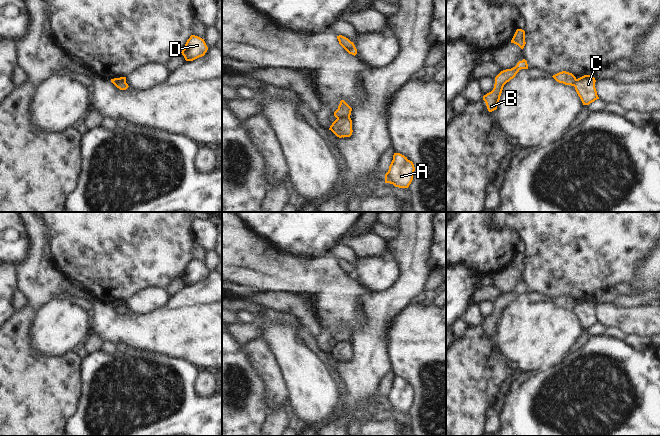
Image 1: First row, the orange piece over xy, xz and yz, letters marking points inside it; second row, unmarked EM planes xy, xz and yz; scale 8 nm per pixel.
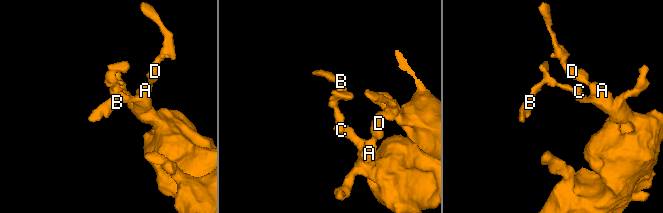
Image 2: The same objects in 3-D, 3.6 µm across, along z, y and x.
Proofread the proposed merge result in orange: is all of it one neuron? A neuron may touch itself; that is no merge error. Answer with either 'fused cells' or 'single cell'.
fused cells

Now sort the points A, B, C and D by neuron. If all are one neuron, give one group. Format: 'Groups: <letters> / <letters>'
Groups: A C D / B.

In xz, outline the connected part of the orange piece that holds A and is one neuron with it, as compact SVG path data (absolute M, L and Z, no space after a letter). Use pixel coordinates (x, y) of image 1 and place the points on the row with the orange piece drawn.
M394 153L393 160L385 174L385 183L395 187L408 188L413 180L415 167L412 161L400 153Z

